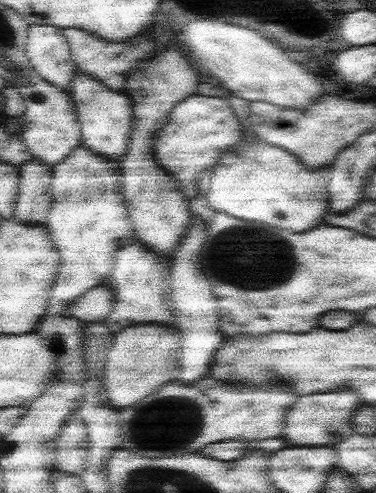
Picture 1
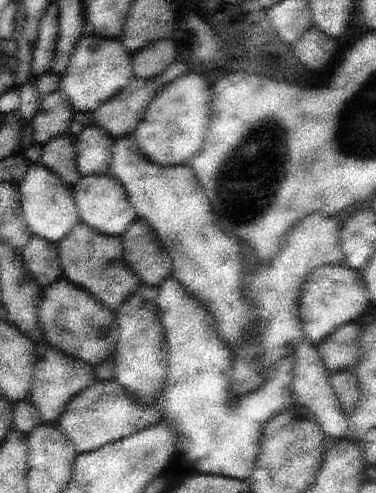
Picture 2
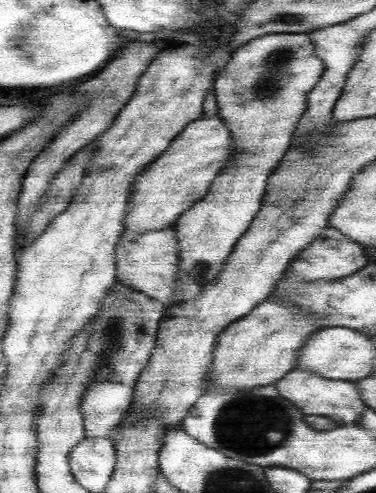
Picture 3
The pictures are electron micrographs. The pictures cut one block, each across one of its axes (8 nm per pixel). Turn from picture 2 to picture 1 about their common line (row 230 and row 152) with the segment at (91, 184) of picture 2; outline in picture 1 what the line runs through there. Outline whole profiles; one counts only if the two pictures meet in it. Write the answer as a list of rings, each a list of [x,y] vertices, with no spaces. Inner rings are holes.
[[[77,74],[73,80],[73,94],[79,106],[79,122],[83,124],[83,142],[97,156],[115,160],[119,166],[125,160],[125,152],[129,150],[129,134],[133,130],[135,118],[131,118],[131,104],[123,94],[113,92],[103,82],[95,80],[87,74]]]

